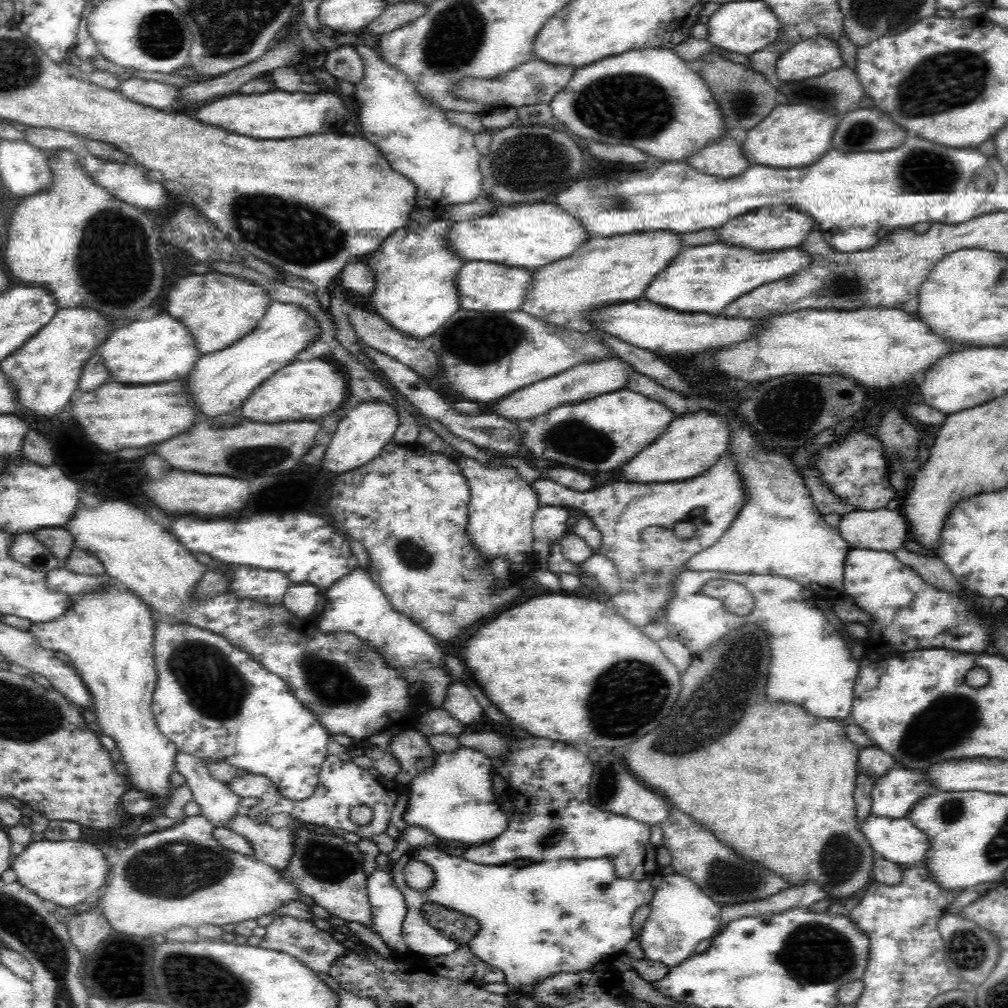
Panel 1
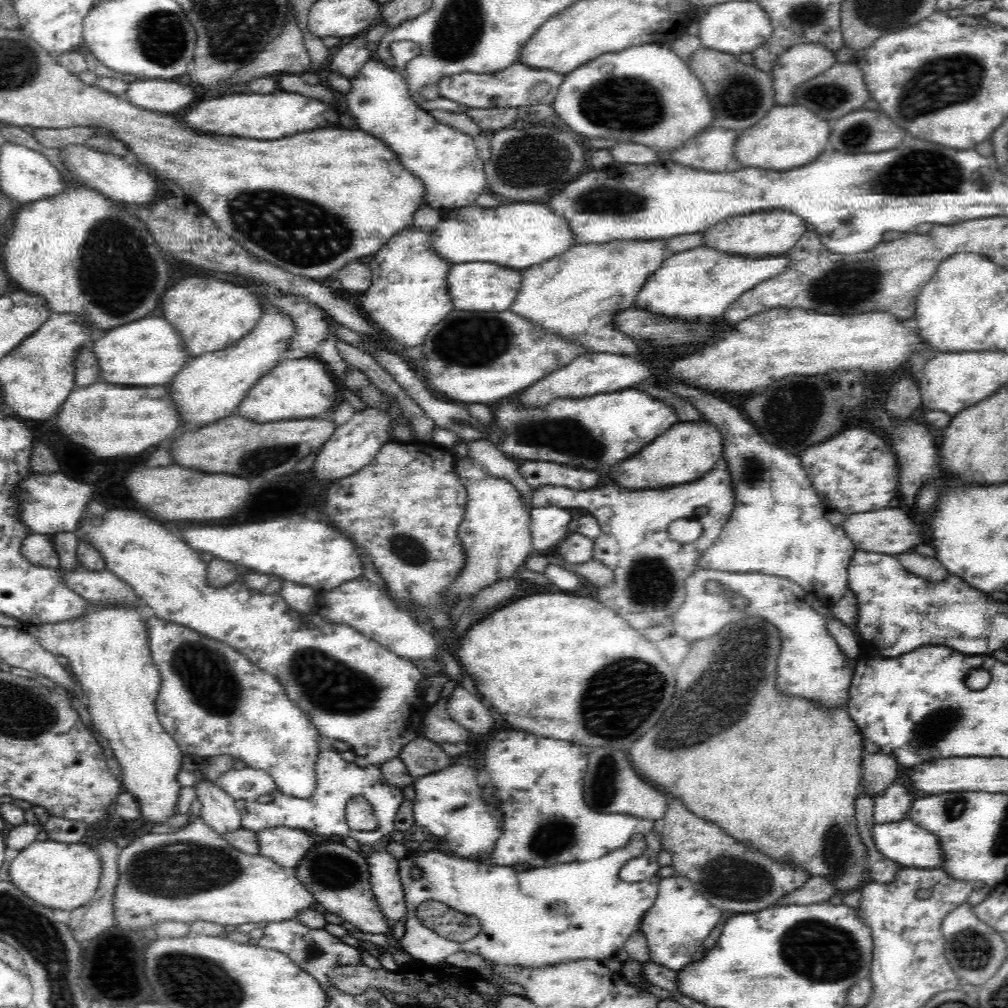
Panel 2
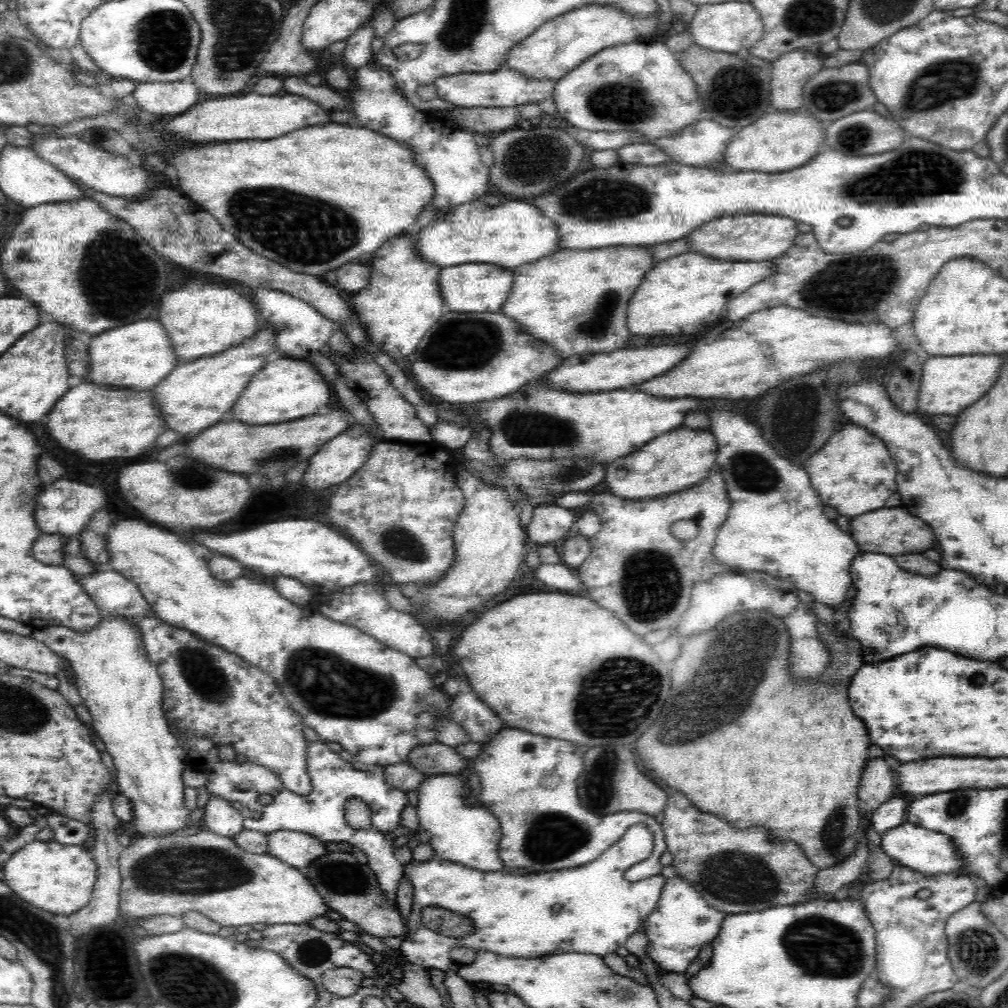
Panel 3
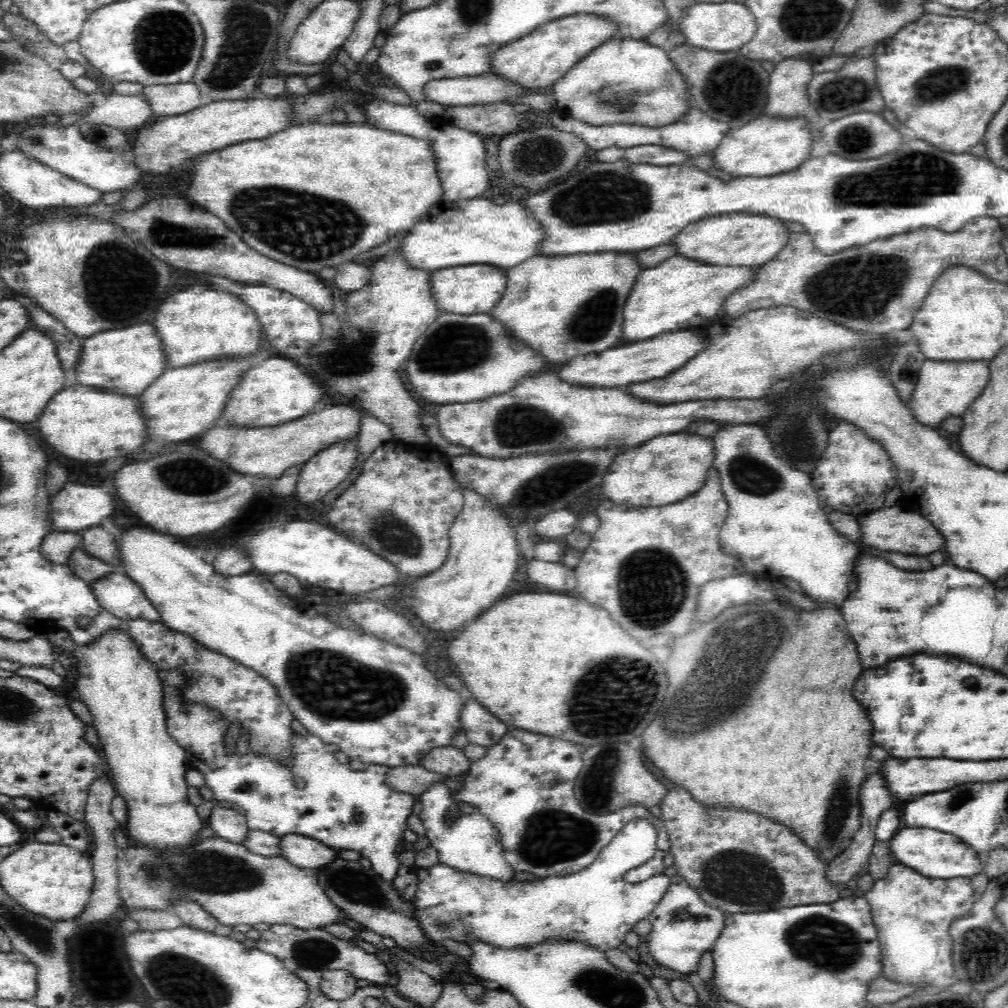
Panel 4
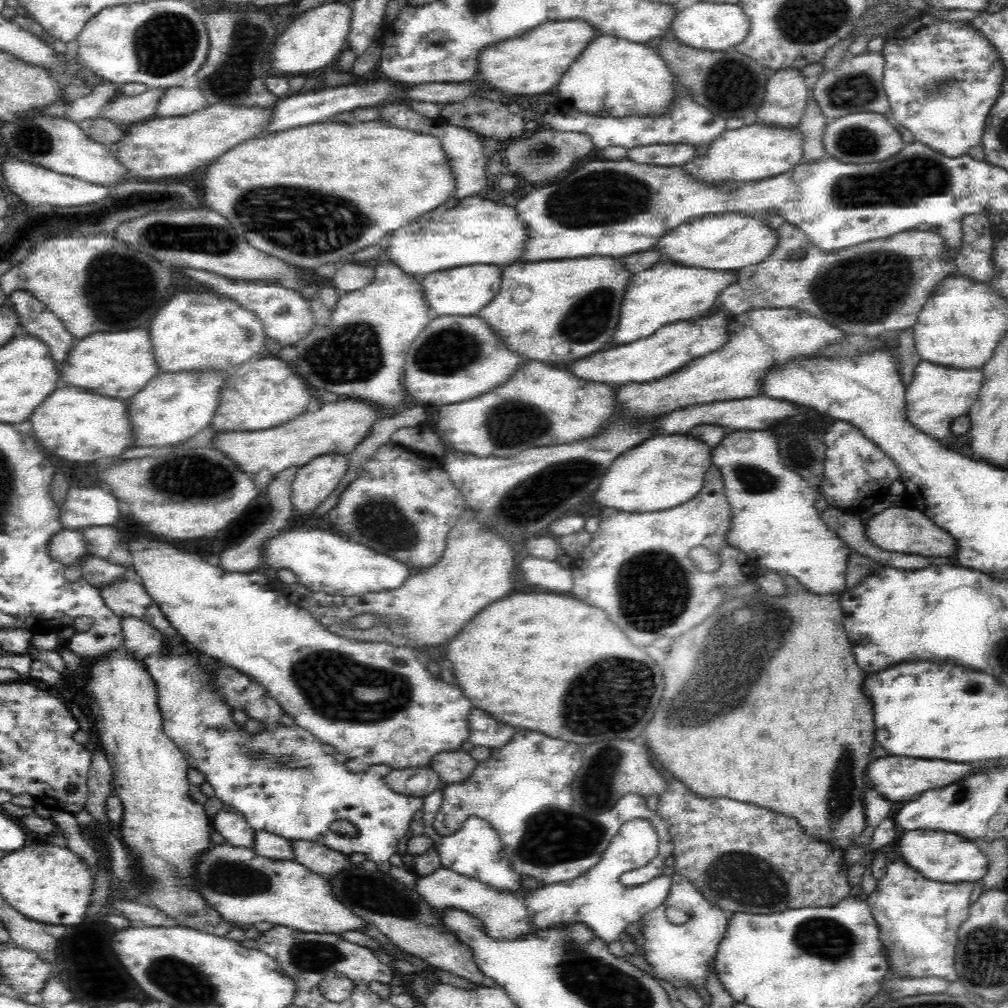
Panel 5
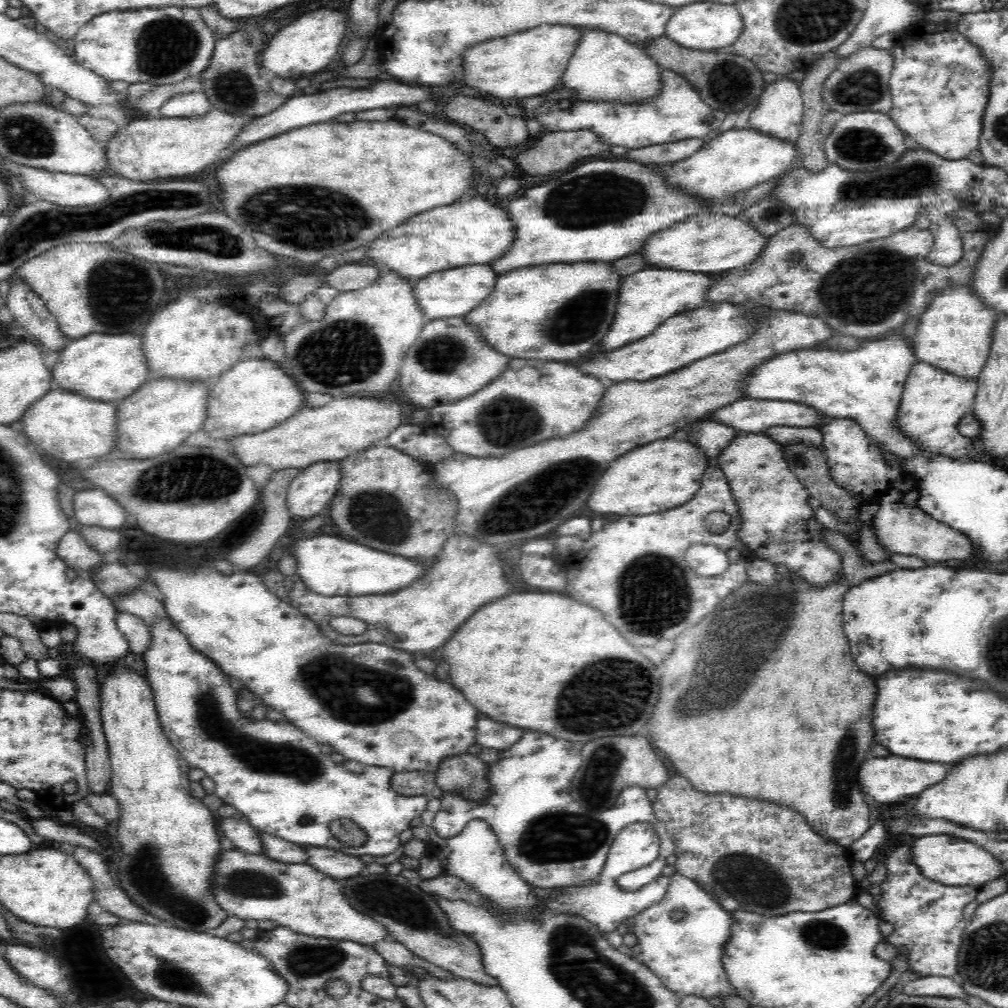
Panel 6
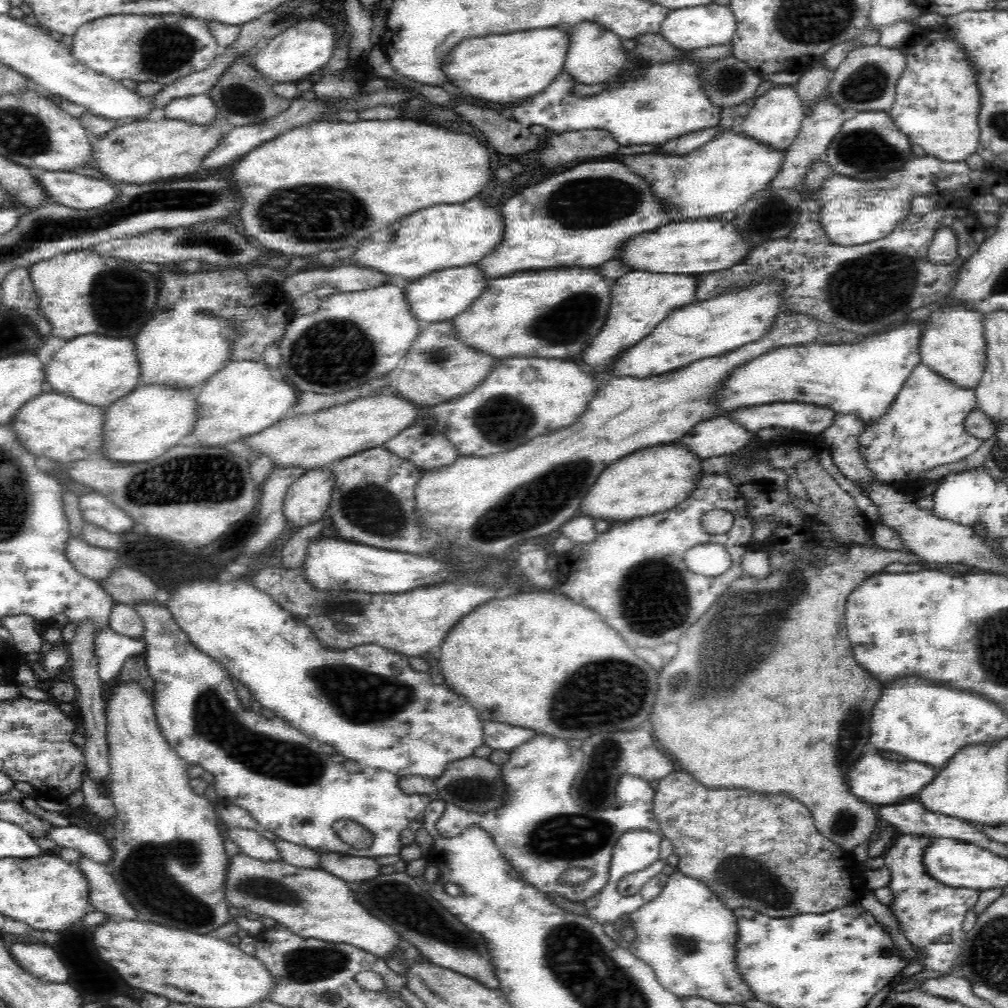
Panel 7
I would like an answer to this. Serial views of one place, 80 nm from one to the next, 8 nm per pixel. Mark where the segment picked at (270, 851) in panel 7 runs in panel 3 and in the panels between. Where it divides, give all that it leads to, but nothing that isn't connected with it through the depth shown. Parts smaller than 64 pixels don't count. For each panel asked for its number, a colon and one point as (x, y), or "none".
3: (219, 816)
4: (226, 822)
5: (231, 825)
6: (244, 836)

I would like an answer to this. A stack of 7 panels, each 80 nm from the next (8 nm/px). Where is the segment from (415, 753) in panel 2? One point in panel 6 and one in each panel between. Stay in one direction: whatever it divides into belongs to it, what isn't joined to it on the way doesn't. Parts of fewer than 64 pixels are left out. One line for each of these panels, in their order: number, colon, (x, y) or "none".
3: (433, 759)
4: (448, 761)
5: (453, 767)
6: (463, 774)

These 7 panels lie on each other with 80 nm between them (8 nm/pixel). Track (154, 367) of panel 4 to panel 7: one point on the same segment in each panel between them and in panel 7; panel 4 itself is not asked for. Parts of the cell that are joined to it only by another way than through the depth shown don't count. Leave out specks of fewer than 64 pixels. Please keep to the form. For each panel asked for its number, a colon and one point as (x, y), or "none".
5: (119, 365)
6: (102, 367)
7: (97, 370)

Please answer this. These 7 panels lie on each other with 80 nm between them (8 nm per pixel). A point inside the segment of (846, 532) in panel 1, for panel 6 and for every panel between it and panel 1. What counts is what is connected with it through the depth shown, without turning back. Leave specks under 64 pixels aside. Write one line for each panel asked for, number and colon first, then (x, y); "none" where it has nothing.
2: (889, 530)
3: (892, 531)
4: (889, 529)
5: (896, 529)
6: (904, 529)

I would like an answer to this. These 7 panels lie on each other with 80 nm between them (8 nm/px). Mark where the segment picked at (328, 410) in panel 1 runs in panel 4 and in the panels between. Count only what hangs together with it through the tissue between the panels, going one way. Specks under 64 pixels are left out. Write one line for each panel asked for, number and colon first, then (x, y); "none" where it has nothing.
2: (293, 389)
3: (284, 390)
4: (274, 391)

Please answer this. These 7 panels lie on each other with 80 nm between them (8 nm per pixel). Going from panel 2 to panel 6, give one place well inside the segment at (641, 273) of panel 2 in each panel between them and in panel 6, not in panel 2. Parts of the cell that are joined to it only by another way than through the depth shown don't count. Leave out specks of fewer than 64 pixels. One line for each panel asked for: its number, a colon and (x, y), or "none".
3: (576, 301)
4: (563, 306)
5: (572, 307)
6: (559, 311)

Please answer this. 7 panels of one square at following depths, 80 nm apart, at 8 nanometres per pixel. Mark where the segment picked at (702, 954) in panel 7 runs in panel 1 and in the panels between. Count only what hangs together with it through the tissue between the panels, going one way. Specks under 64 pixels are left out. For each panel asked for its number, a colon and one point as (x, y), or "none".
1: (681, 915)
2: (674, 927)
3: (681, 923)
4: (677, 943)
5: (681, 954)
6: (686, 956)

